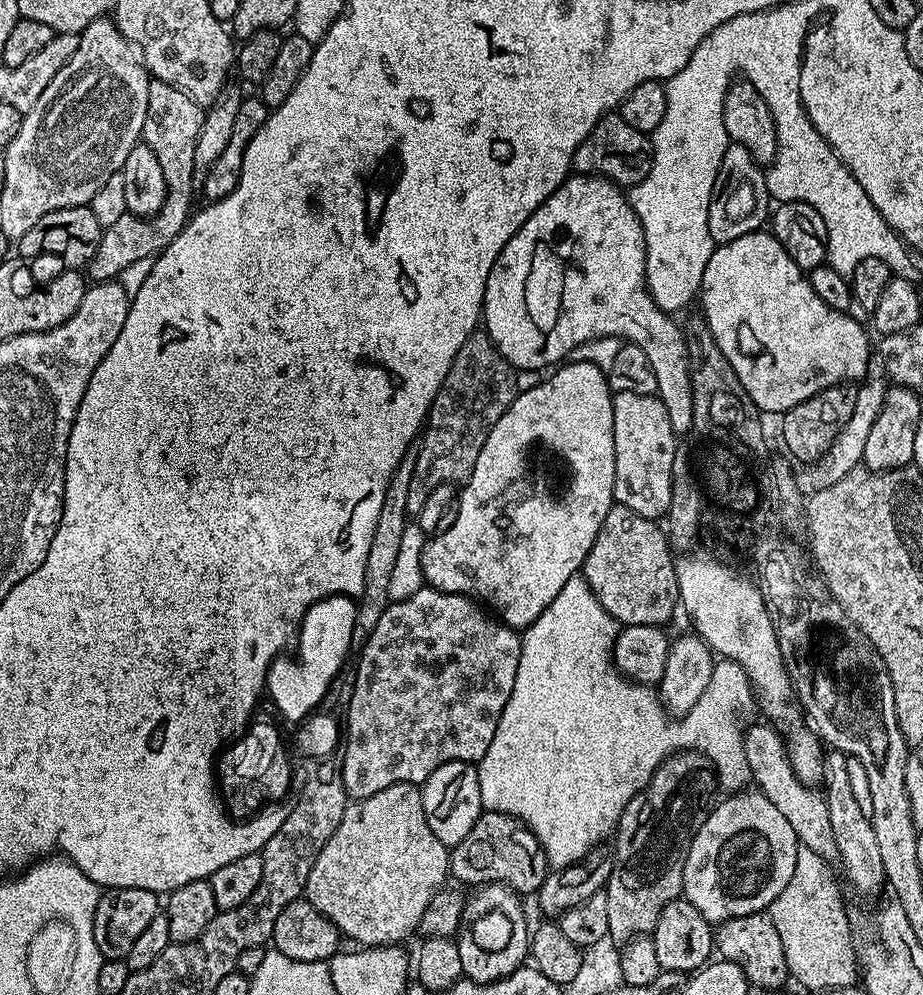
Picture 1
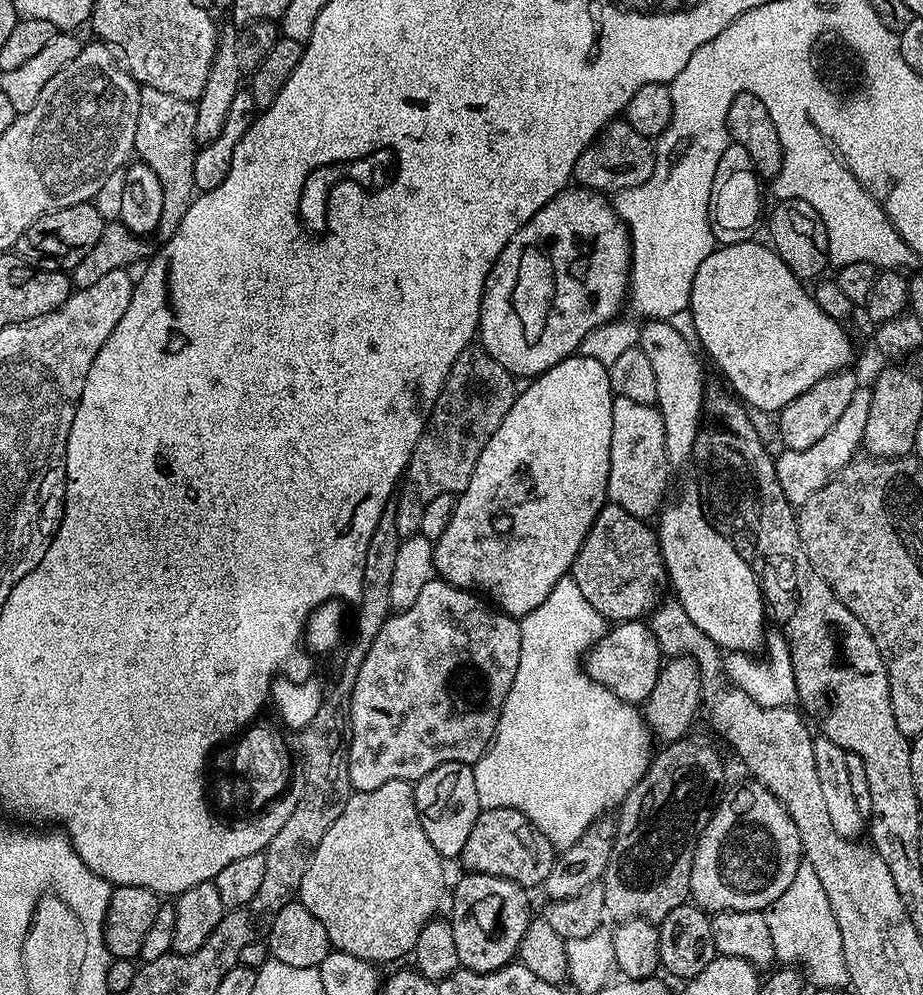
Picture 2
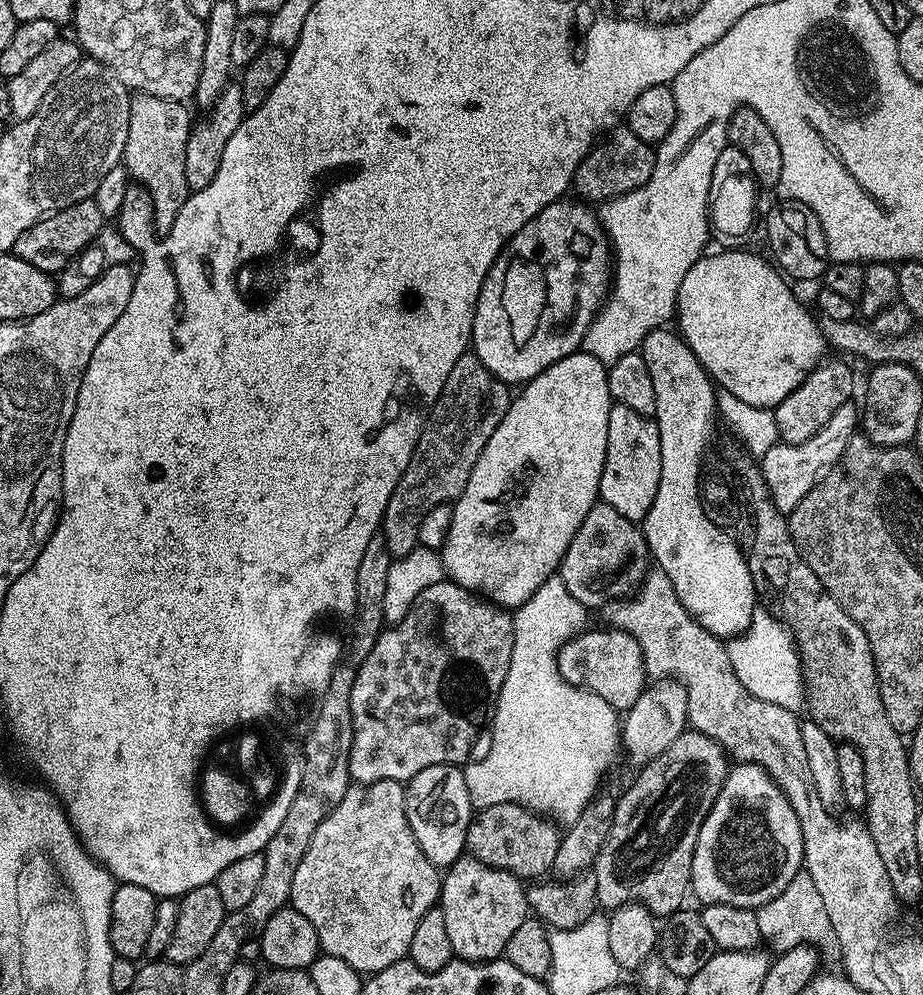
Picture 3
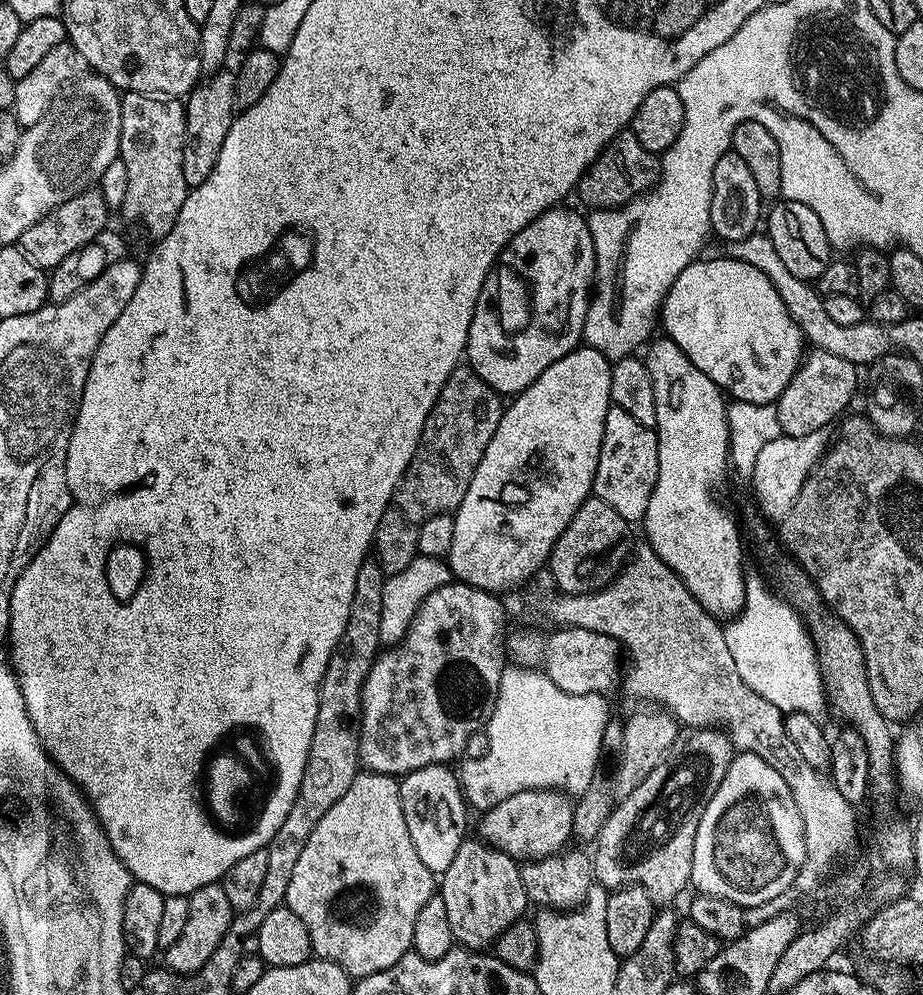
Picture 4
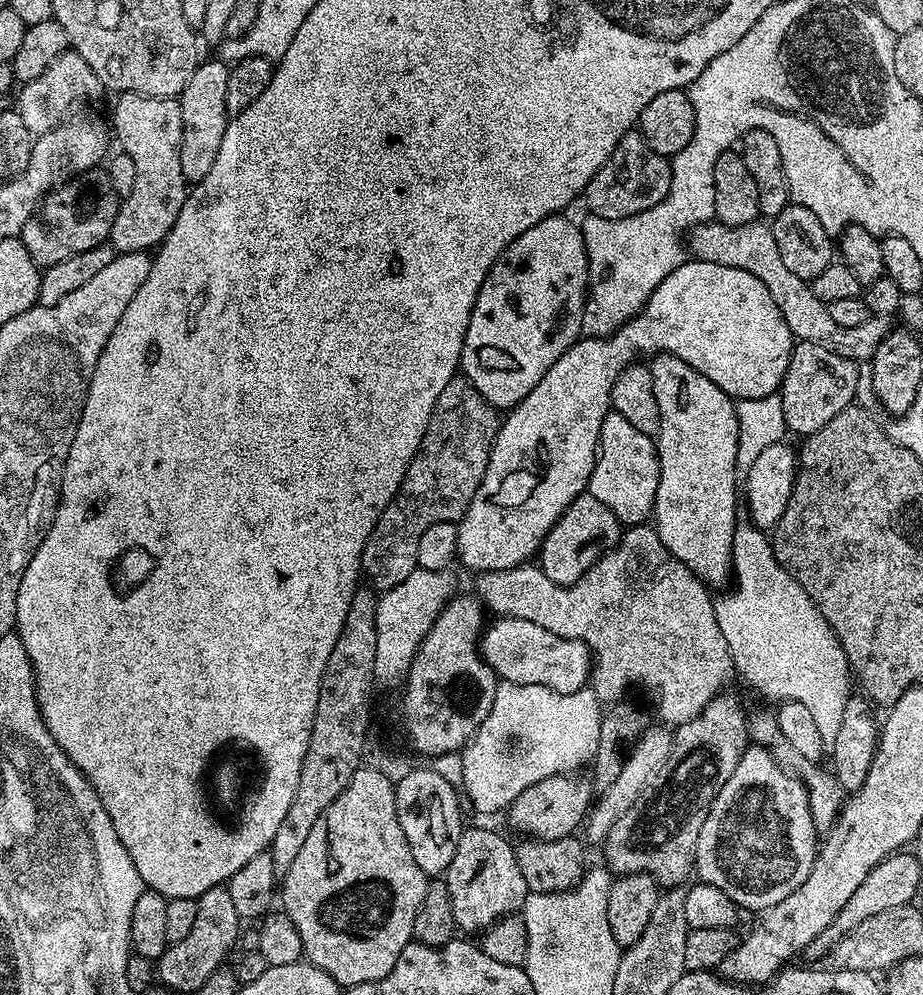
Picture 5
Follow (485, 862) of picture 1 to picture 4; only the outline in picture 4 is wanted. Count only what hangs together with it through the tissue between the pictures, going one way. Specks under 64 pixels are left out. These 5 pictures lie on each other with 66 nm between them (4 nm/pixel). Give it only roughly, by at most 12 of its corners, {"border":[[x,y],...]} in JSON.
{"border":[[522,790],[480,816],[479,835],[513,858],[573,839],[574,800]]}

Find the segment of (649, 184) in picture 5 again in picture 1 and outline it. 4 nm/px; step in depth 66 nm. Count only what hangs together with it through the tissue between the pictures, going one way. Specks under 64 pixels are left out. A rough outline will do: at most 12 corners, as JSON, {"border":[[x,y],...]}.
{"border":[[618,114],[601,116],[572,159],[613,184],[650,174],[652,142]]}

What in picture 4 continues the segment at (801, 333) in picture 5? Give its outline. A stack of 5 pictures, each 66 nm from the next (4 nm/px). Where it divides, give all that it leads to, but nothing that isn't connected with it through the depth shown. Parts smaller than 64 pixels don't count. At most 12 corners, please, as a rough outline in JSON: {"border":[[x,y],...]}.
{"border":[[757,230],[731,255],[778,290],[801,337],[819,351],[871,366],[889,351],[883,323],[838,326],[821,293],[786,270]]}

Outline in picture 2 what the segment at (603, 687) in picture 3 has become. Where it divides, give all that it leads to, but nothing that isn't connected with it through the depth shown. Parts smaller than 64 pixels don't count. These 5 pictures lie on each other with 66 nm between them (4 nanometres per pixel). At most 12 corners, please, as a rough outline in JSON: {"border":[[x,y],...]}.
{"border":[[619,621],[584,658],[592,680],[647,701],[662,653],[651,627]]}

